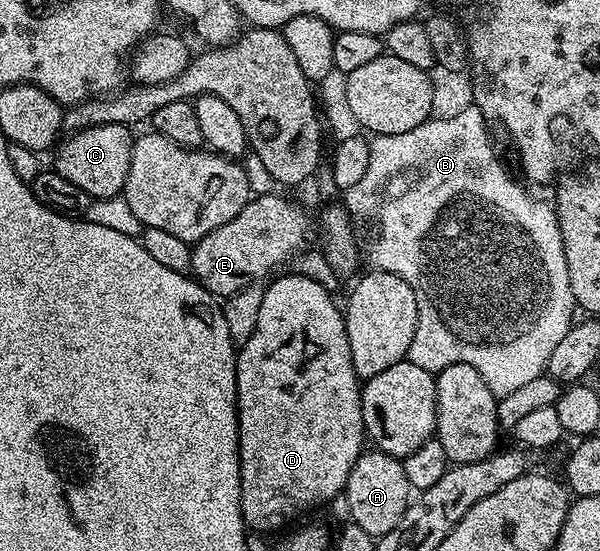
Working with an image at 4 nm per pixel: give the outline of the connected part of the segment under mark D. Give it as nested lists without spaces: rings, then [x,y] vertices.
[[[292,276],[270,280],[270,285],[264,286],[255,331],[251,331],[251,339],[240,346],[237,354],[241,514],[246,526],[261,535],[283,528],[300,513],[331,500],[336,493],[338,496],[367,445],[361,414],[362,386],[352,367],[342,310],[337,310],[334,294],[315,279]]]

